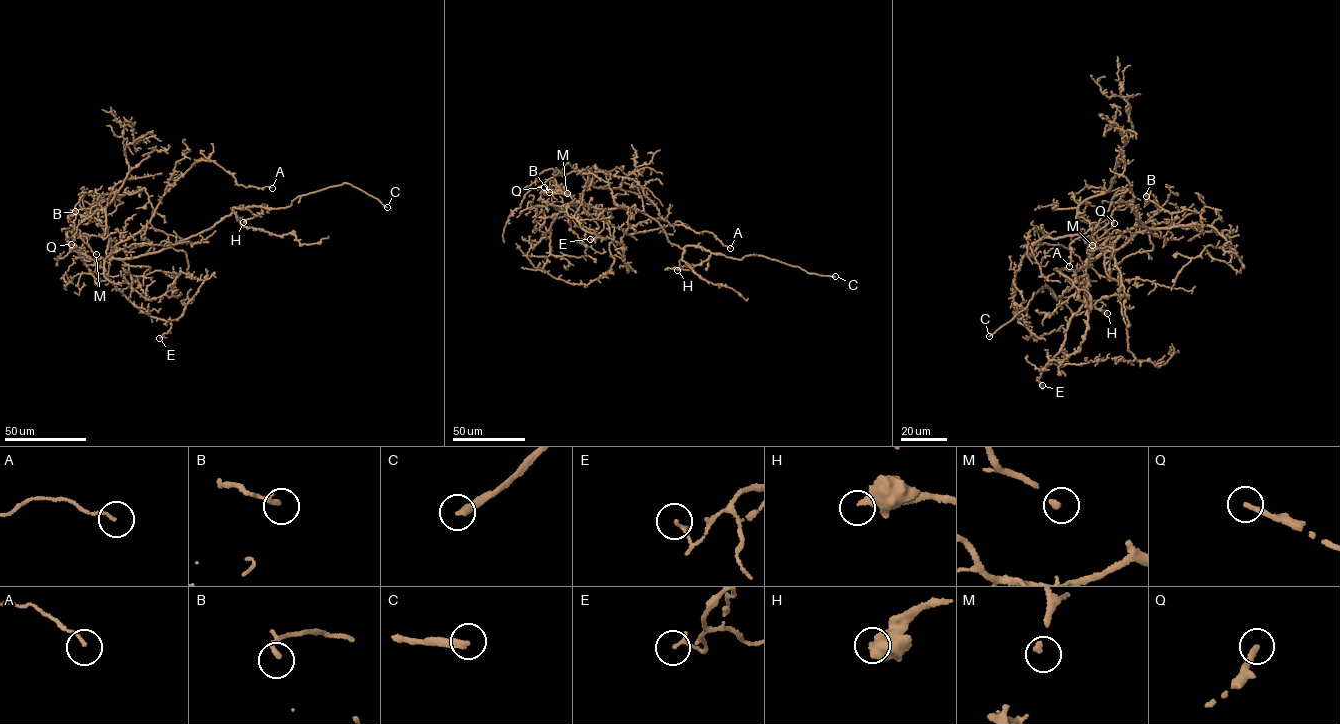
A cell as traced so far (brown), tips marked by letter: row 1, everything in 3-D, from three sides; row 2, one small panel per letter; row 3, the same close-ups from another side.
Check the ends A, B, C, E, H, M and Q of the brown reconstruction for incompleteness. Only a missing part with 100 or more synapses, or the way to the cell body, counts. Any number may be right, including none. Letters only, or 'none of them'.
C, Q

